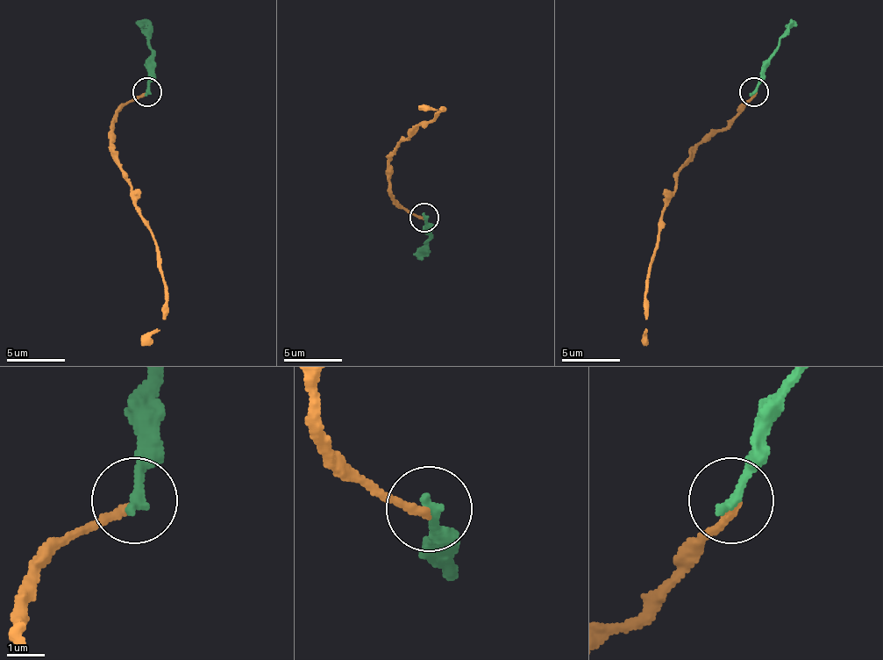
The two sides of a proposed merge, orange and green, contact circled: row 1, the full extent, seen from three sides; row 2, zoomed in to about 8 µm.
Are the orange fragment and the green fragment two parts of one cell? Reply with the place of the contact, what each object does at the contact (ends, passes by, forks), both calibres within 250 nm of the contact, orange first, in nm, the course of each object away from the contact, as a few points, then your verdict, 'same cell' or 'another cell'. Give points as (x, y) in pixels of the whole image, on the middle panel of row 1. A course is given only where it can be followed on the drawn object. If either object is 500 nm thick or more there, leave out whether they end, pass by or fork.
place (424, 217); orange ends; green ends; calibres 240 and 280 nm; course orange (425, 218), (410, 215), (396, 203), (390, 191), (390, 154), (419, 125), (443, 111), (419, 107); course green (425, 218), (428, 233), (425, 249), (416, 258); another cell

